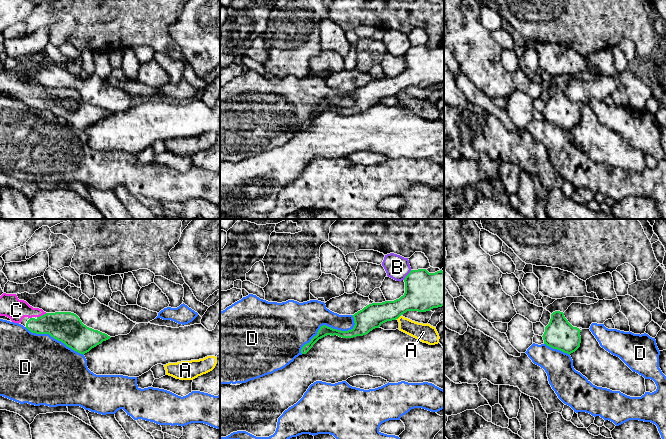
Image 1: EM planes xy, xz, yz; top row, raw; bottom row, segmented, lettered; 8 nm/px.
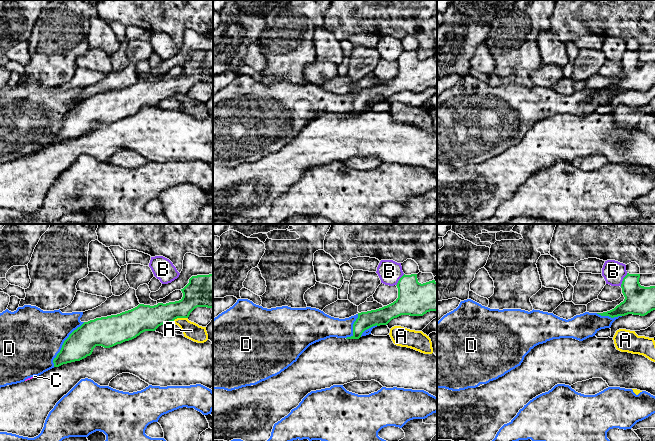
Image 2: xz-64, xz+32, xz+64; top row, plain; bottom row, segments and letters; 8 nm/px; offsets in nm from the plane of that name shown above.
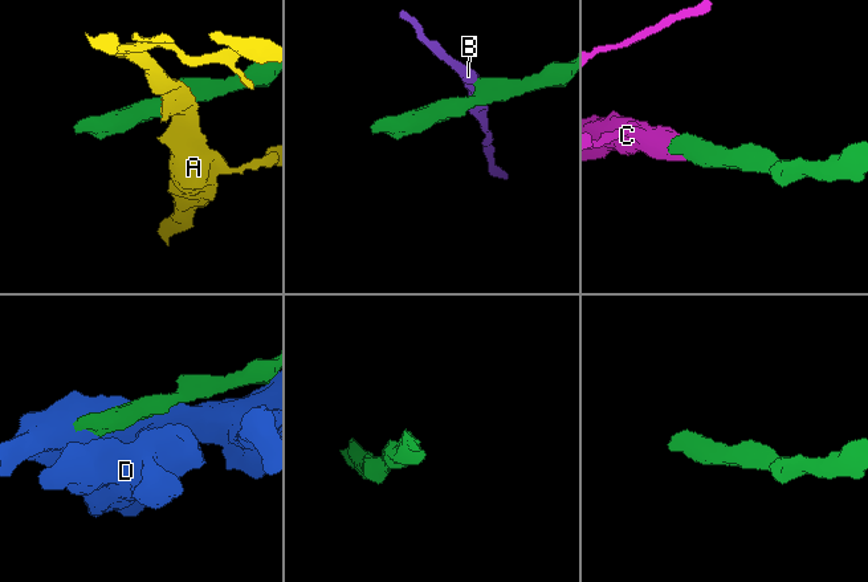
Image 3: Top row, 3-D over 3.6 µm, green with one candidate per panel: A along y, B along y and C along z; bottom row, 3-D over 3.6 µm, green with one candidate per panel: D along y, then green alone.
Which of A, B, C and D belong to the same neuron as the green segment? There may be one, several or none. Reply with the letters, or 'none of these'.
C

